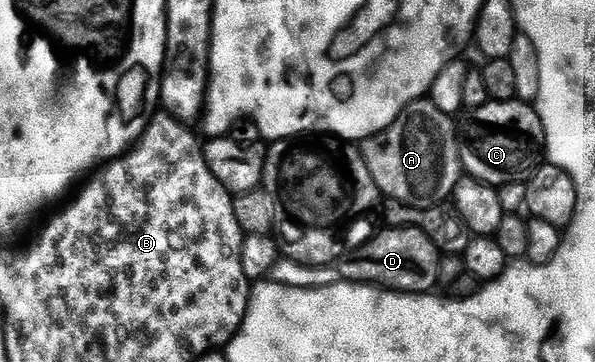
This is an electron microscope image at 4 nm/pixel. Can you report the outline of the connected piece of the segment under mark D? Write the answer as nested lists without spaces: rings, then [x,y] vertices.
[[[415,227],[382,229],[375,239],[360,244],[349,255],[350,252],[336,263],[336,268],[345,282],[381,287],[388,291],[401,291],[404,295],[425,295],[439,286],[438,246]]]

